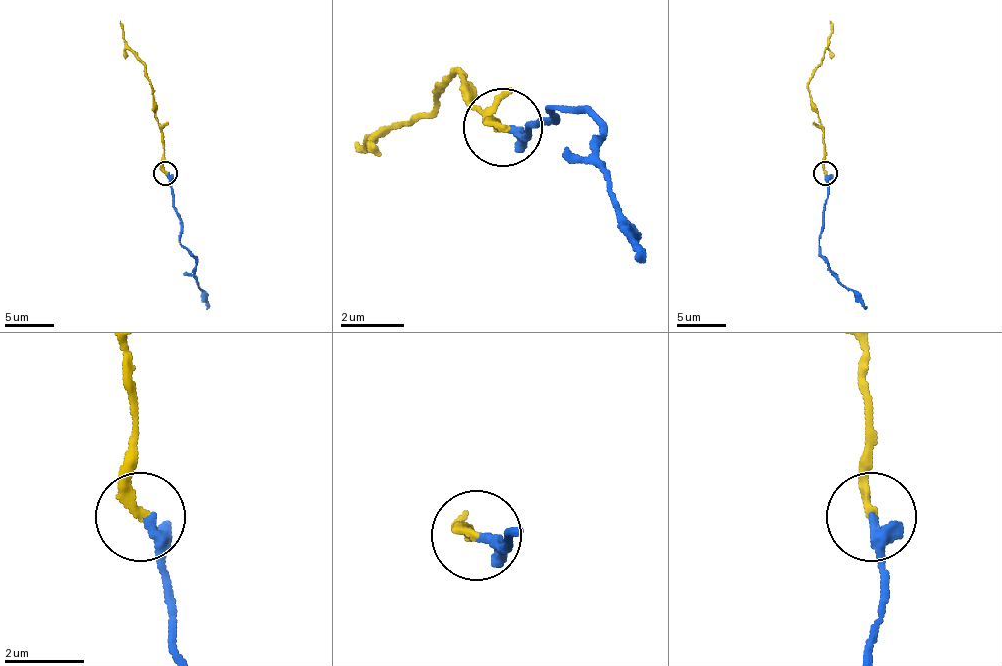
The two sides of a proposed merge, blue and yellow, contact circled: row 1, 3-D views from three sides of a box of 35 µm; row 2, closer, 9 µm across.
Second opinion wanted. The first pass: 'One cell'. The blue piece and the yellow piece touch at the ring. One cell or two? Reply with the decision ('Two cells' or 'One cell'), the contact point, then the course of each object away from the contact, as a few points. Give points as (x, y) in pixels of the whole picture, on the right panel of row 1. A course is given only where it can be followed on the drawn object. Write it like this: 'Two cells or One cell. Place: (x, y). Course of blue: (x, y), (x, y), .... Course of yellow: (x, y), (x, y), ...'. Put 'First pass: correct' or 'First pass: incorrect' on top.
First pass: correct
One cell. Place: (825, 173). Course of blue: (824, 172), (827, 204), (819, 253), (866, 309). Course of yellow: (824, 172), (822, 126), (807, 82), (824, 55), (829, 21)

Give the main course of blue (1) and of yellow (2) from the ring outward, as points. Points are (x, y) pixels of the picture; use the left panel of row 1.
1: (165, 172), (172, 204), (182, 226), (179, 243), (196, 260), (194, 277), (206, 309)
2: (165, 172), (162, 126), (155, 114), (150, 82), (138, 55), (123, 38), (121, 21)

